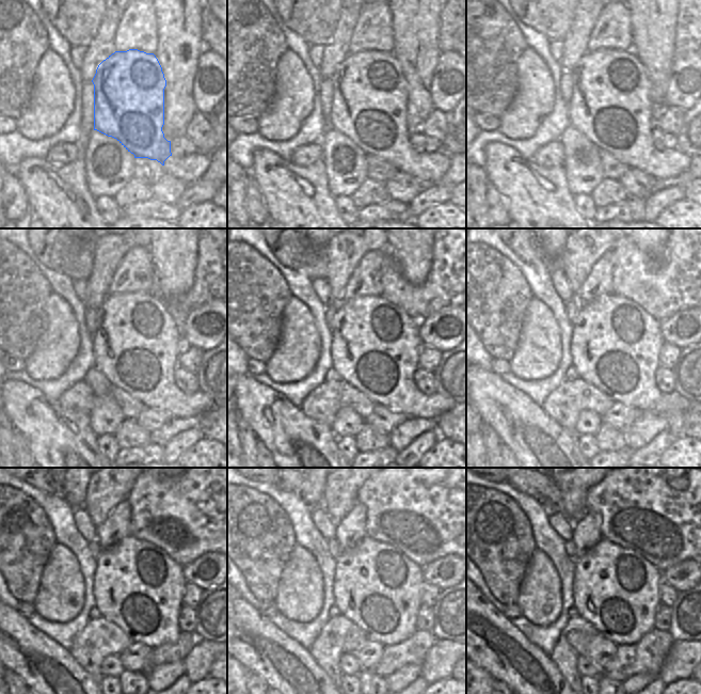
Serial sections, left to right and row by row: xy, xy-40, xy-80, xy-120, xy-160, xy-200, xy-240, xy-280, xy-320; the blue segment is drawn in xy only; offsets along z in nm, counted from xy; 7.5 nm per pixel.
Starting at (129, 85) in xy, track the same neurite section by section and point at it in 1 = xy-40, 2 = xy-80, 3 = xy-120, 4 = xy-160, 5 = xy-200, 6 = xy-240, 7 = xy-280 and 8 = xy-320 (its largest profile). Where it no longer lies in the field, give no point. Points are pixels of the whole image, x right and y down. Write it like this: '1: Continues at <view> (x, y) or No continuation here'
1: Continues at xy-40 (369, 91)
2: Continues at xy-80 (610, 105)
3: Continues at xy-120 (137, 344)
4: Continues at xy-160 (376, 345)
5: Continues at xy-200 (616, 345)
6: Continues at xy-240 (138, 587)
7: Continues at xy-280 (376, 586)
8: Continues at xy-320 (616, 589)

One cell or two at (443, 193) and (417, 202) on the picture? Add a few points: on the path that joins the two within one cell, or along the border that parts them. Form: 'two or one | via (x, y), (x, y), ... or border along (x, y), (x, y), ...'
one | via (436, 194), (424, 199)

